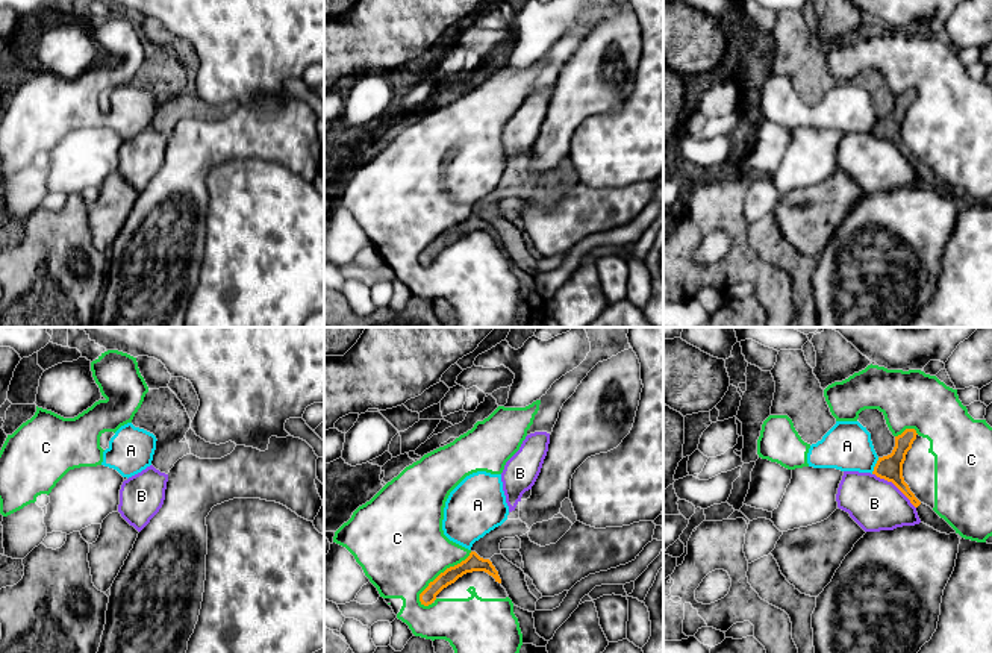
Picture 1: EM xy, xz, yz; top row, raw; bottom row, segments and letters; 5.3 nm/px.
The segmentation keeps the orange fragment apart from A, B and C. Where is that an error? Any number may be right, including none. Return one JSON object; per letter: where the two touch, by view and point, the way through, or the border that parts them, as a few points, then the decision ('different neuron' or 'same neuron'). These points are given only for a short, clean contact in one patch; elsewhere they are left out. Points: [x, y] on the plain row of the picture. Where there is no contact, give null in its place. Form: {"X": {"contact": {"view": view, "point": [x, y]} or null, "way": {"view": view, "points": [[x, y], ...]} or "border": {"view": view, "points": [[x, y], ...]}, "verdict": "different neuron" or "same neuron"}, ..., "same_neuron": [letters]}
{"A": {"contact": {"view": "yz", "point": [876, 126]}, "border": {"view": "yz", "points": [[879, 118], [871, 134]]}, "verdict": "different neuron"}, "B": {"contact": {"view": "yz", "point": [895, 146]}, "verdict": "different neuron"}, "C": {"contact": {"view": "xz", "point": [441, 234]}, "verdict": "different neuron"}, "same_neuron": []}

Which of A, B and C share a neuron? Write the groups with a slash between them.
A C / B

